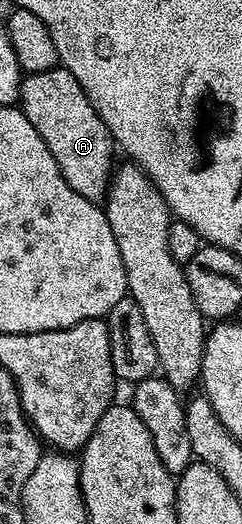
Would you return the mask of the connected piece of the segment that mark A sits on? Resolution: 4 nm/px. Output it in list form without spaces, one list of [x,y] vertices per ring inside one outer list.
[[[61,68],[26,74],[22,80],[20,108],[24,116],[28,116],[28,124],[32,124],[32,128],[40,132],[44,144],[48,144],[48,152],[52,152],[52,160],[56,160],[64,180],[68,180],[68,188],[80,192],[84,200],[101,203],[116,169],[116,147],[84,88],[76,84],[76,76]]]

